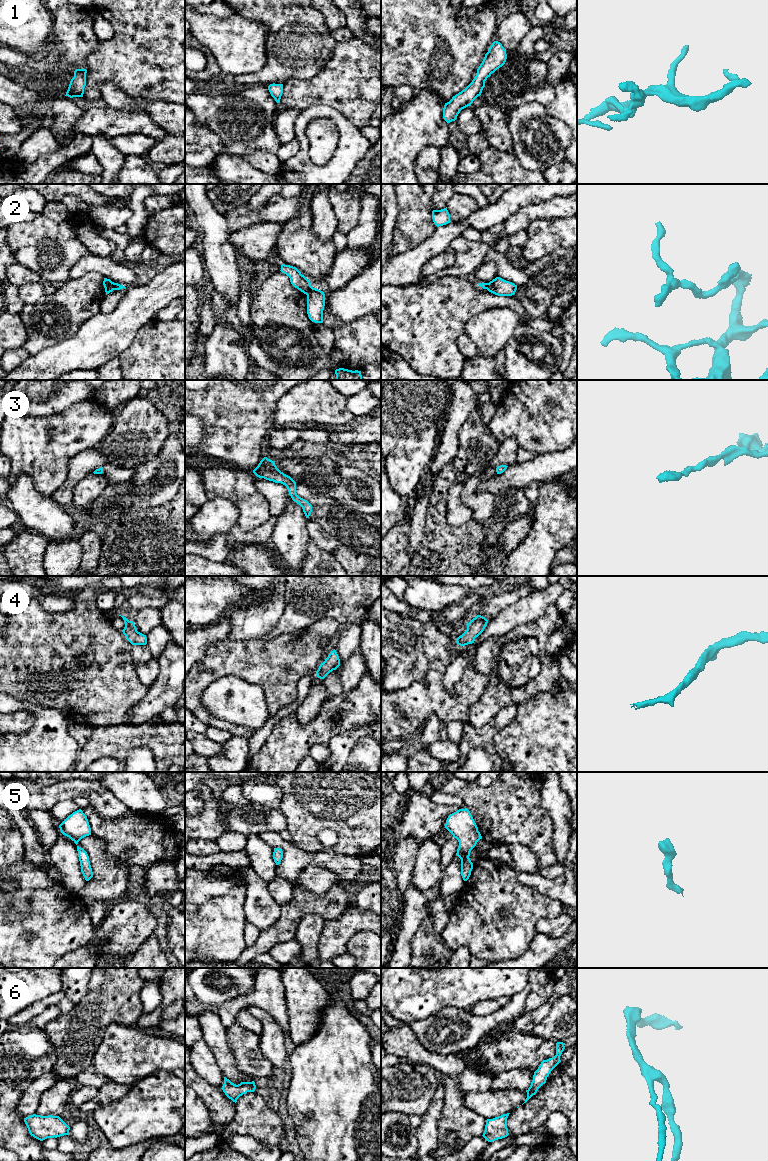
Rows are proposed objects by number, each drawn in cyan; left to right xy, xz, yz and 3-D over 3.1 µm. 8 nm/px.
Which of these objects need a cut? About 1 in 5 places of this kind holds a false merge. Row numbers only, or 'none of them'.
2

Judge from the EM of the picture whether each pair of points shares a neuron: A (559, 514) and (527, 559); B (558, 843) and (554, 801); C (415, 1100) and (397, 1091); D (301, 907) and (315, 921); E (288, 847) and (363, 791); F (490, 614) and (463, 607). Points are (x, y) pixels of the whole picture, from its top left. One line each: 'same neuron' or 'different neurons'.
A: same neuron
B: same neuron
C: same neuron
D: different neurons
E: different neurons
F: different neurons

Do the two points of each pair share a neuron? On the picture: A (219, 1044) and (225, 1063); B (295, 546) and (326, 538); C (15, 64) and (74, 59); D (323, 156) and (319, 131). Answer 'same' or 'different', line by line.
A: same
B: different
C: same
D: same

